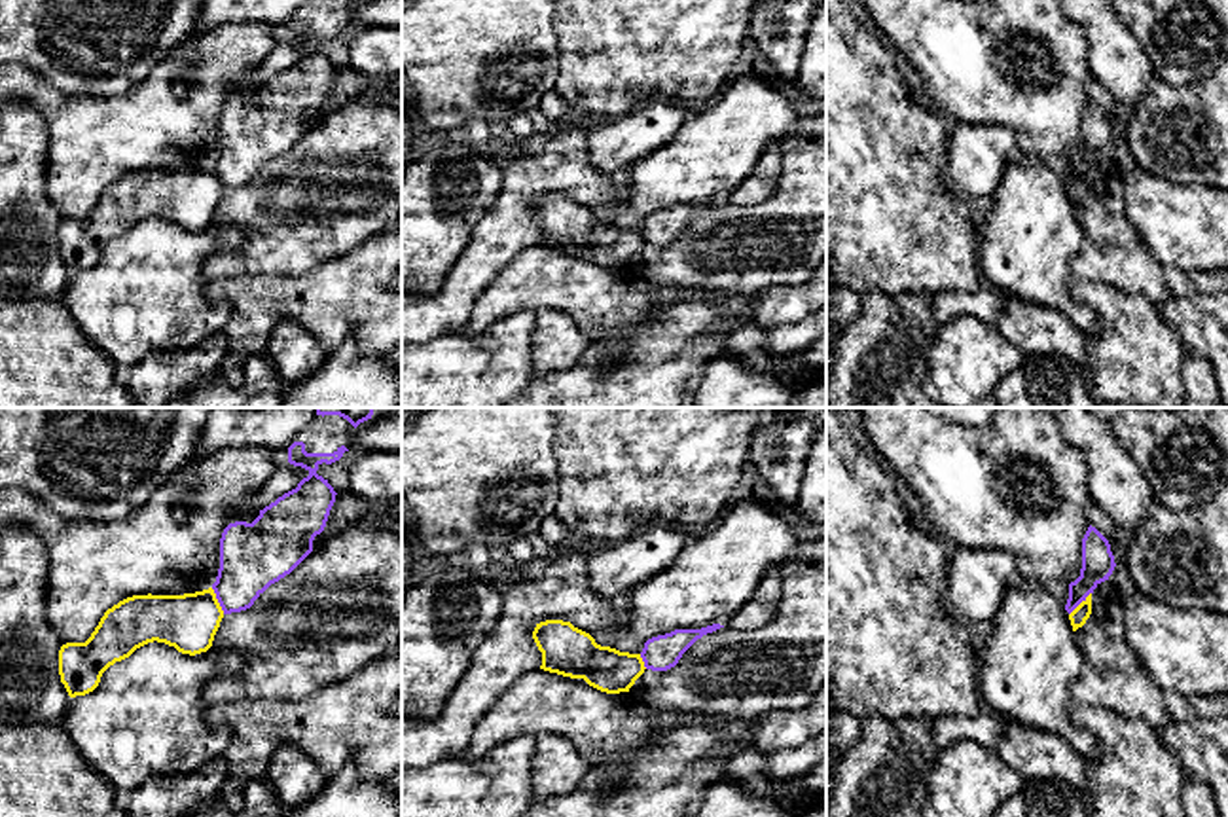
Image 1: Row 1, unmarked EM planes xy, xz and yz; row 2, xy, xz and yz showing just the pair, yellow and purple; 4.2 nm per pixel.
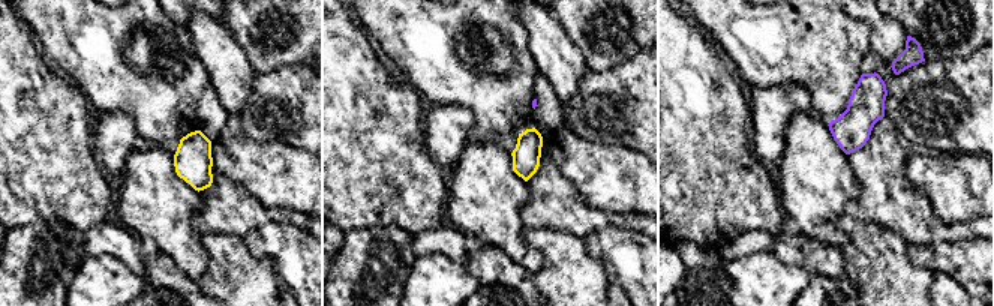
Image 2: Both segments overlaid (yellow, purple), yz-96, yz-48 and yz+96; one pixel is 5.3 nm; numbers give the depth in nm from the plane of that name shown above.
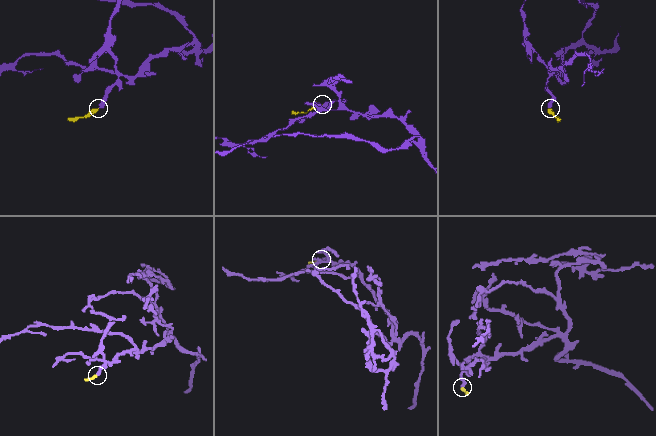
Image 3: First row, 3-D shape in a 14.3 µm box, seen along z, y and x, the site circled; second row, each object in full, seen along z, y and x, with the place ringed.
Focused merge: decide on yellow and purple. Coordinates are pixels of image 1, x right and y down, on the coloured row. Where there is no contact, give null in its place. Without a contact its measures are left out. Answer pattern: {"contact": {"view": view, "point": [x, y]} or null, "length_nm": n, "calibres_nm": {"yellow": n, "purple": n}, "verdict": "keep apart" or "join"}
{"contact": {"view": "xy", "point": [216, 601]}, "length_nm": 130, "calibres_nm": {"yellow": 240, "purple": 280}, "verdict": "keep apart"}

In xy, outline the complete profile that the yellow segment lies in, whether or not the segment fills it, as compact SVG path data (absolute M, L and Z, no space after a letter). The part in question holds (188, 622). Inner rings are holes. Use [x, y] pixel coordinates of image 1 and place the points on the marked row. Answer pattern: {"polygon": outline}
{"polygon": "M212 588L184 595L133 595L104 612L85 643L66 643L59 650L59 675L70 698L93 692L102 673L148 643L165 643L182 654L201 654L212 646L224 610Z"}

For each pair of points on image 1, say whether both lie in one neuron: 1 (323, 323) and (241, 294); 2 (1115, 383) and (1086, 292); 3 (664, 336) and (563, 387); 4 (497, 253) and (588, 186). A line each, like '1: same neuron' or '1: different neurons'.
1: same neuron
2: same neuron
3: same neuron
4: same neuron

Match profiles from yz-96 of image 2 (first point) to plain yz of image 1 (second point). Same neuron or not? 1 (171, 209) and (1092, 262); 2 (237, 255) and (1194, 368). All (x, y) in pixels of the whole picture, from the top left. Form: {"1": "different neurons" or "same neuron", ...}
{"1": "different neurons", "2": "different neurons"}

